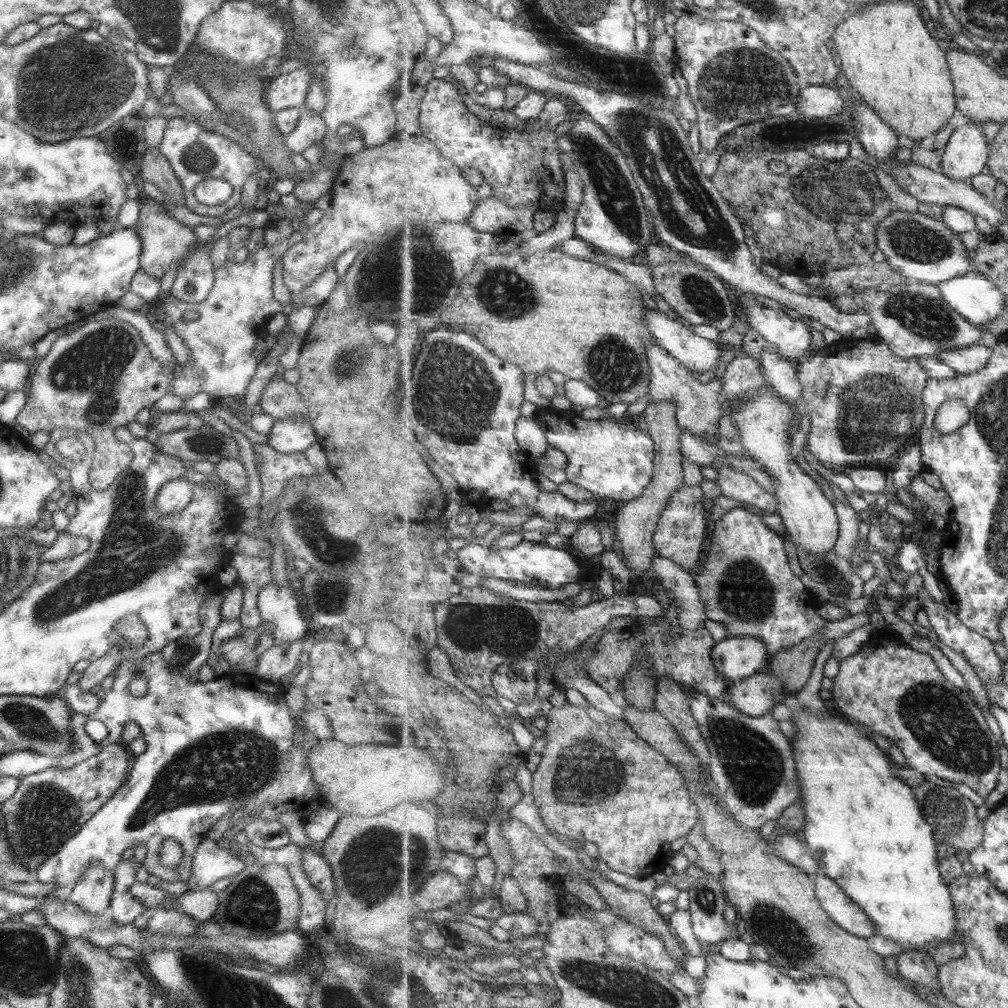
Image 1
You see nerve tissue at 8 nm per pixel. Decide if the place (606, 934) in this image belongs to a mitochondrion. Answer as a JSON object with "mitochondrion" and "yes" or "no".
{"mitochondrion":"no"}

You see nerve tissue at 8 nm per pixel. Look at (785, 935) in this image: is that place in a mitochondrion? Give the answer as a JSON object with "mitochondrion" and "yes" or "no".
{"mitochondrion":"yes"}

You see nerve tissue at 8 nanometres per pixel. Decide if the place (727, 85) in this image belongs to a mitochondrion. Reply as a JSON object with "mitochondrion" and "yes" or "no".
{"mitochondrion":"yes"}

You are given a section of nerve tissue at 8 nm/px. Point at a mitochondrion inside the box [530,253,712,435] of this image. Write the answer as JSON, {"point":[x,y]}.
{"point":[621,369]}

